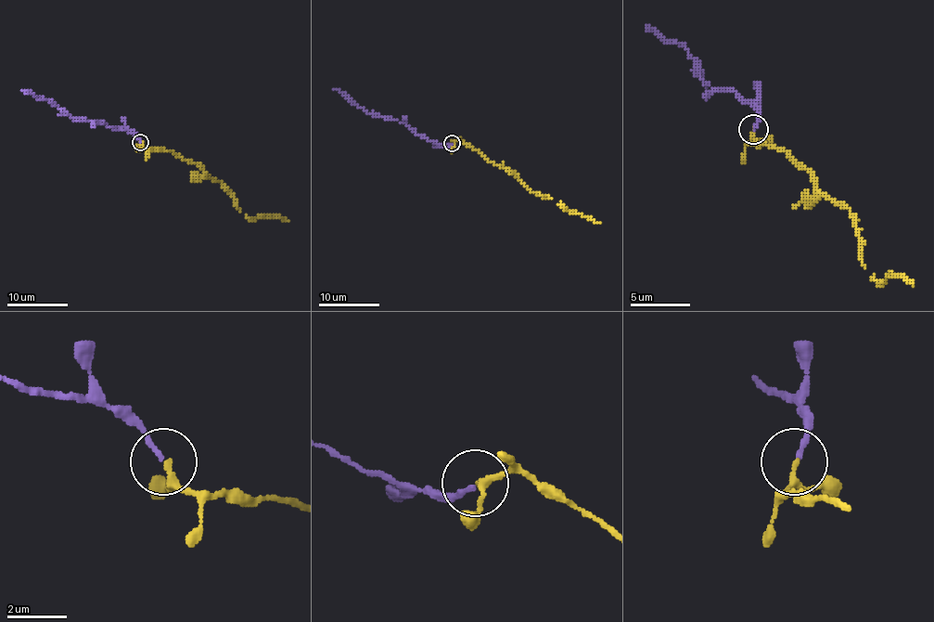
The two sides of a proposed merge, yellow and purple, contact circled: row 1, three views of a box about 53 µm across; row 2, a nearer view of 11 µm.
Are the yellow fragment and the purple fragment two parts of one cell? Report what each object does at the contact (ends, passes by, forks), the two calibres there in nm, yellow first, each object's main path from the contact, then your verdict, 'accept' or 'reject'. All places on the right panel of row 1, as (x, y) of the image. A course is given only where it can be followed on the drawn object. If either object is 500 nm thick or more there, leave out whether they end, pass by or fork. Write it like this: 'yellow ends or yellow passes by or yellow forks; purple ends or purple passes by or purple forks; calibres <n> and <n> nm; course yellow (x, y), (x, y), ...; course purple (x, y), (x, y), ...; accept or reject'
yellow passes by; purple ends; calibres 180 and 160 nm; course yellow (754, 130), (748, 142), (781, 148), (850, 211), (859, 259), (874, 278), (895, 274), (913, 283); course purple (754, 127), (757, 109), (745, 103), (733, 91), (715, 91), (700, 76), (700, 64), (684, 49), (646, 25); accept

